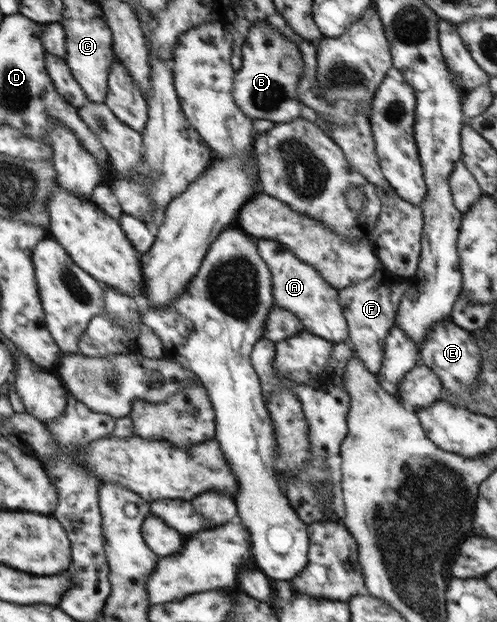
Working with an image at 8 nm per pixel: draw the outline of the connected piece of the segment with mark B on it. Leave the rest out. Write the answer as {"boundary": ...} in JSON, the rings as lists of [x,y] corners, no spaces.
{"boundary":[[[257,23],[250,28],[241,50],[243,64],[235,72],[234,98],[244,115],[250,120],[264,119],[275,124],[290,123],[302,117],[298,85],[304,60],[299,46],[278,29],[272,29],[269,23]]]}

